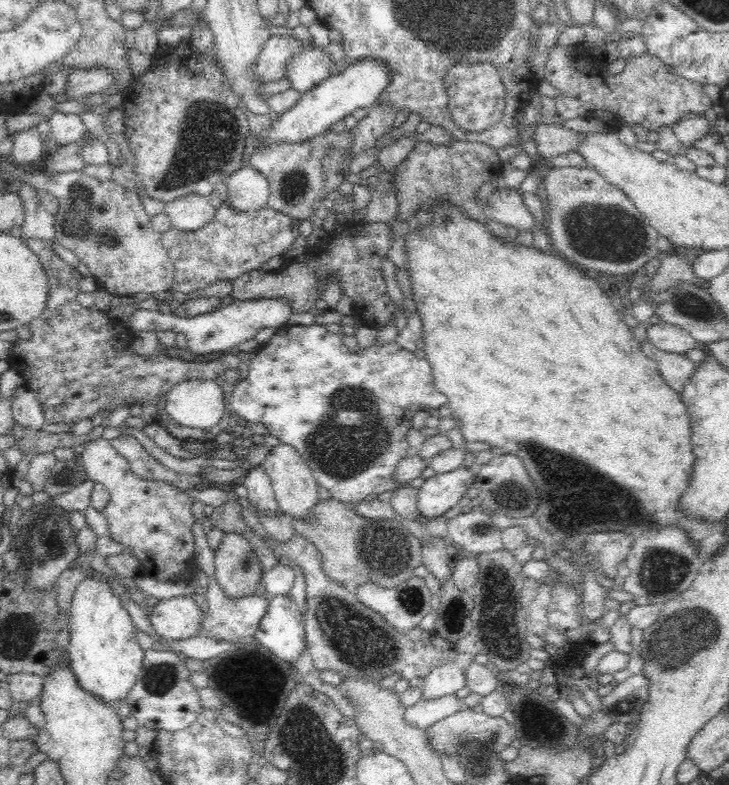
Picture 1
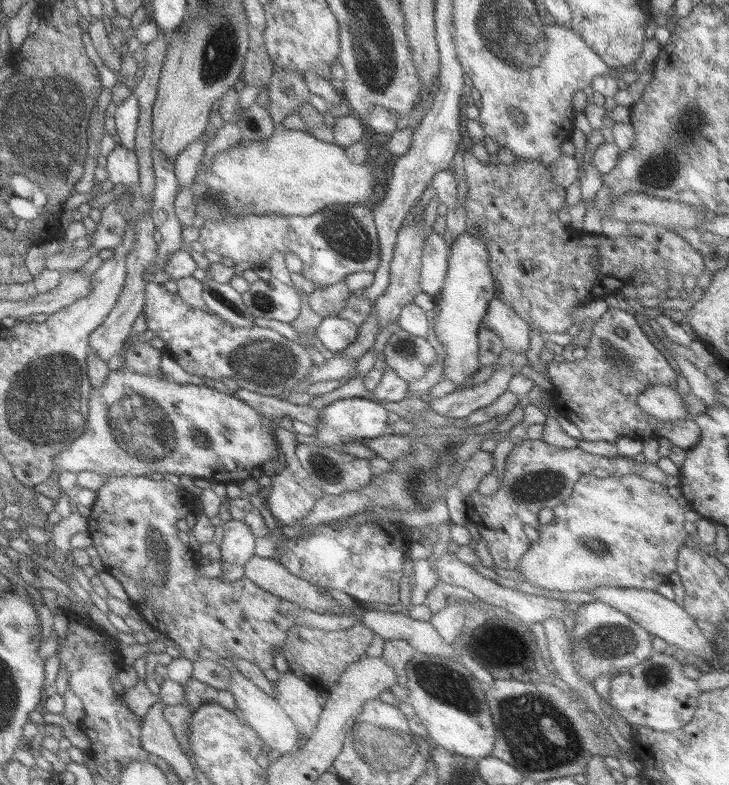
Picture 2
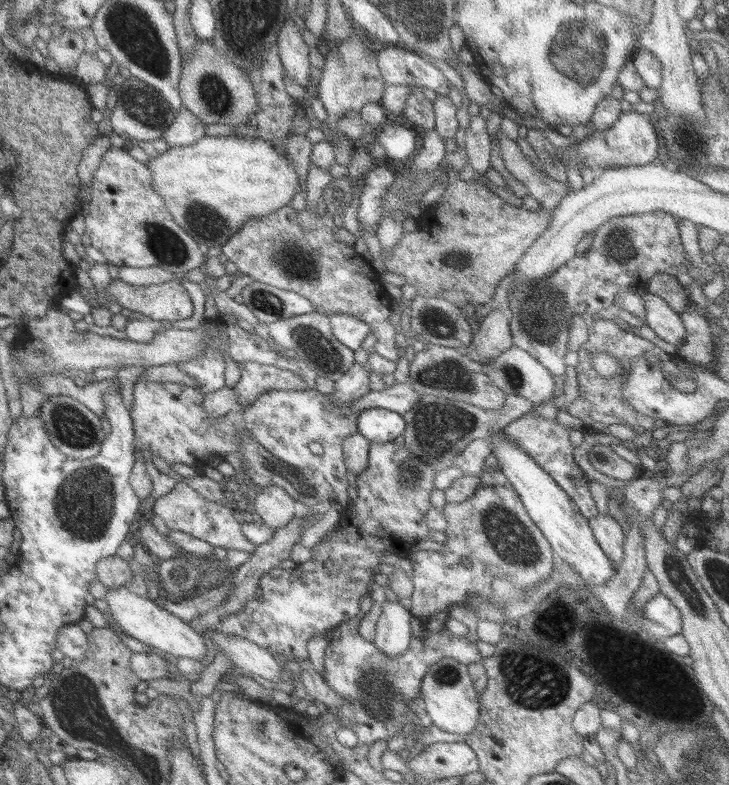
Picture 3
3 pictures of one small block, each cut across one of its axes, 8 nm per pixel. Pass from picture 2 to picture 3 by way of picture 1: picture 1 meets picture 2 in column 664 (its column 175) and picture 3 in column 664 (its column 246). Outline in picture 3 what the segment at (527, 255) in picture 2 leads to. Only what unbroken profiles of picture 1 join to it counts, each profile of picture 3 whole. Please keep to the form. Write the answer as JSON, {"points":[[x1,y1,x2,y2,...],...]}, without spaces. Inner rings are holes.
{"points":[[662,211,611,218,595,230,593,237,592,246,582,256,571,258,564,267,560,267,546,279,518,285,512,295,508,296,509,328,513,346,528,352,539,364,558,376,566,375,566,341,574,316,588,314,598,318,599,312,608,309,616,296,628,292,632,287,646,284,656,274,676,277,689,274,692,268,681,241,677,239,676,218]]}

